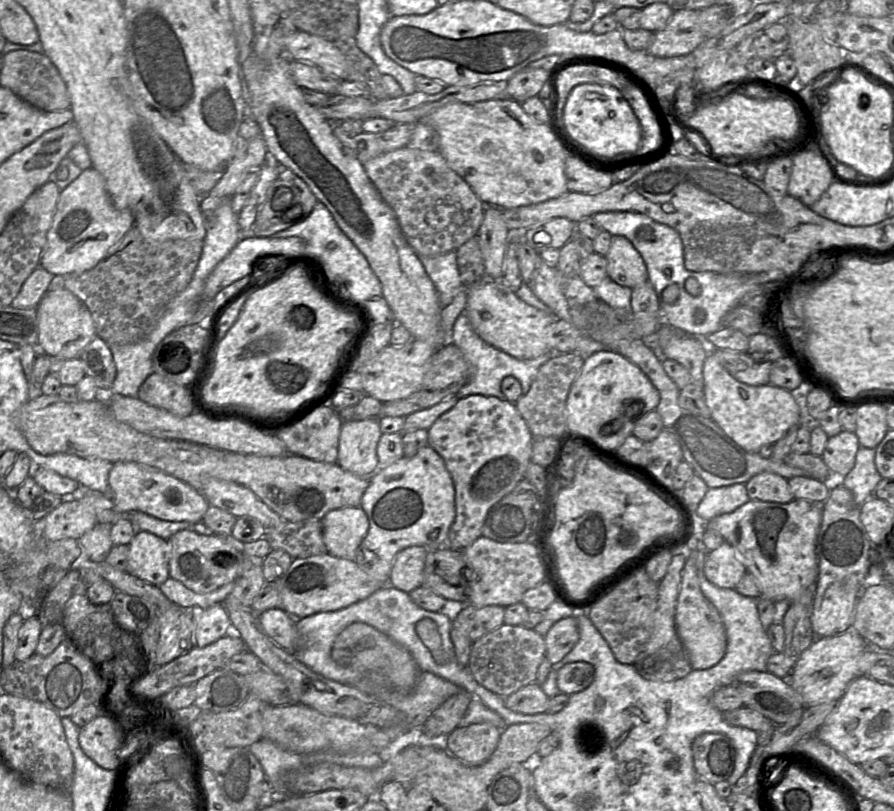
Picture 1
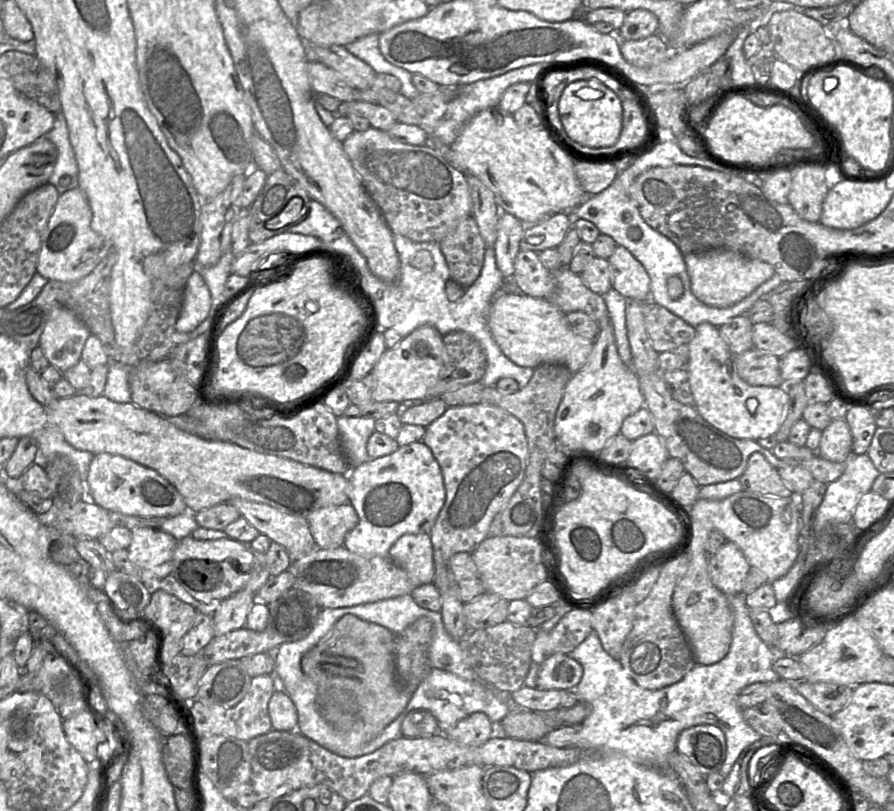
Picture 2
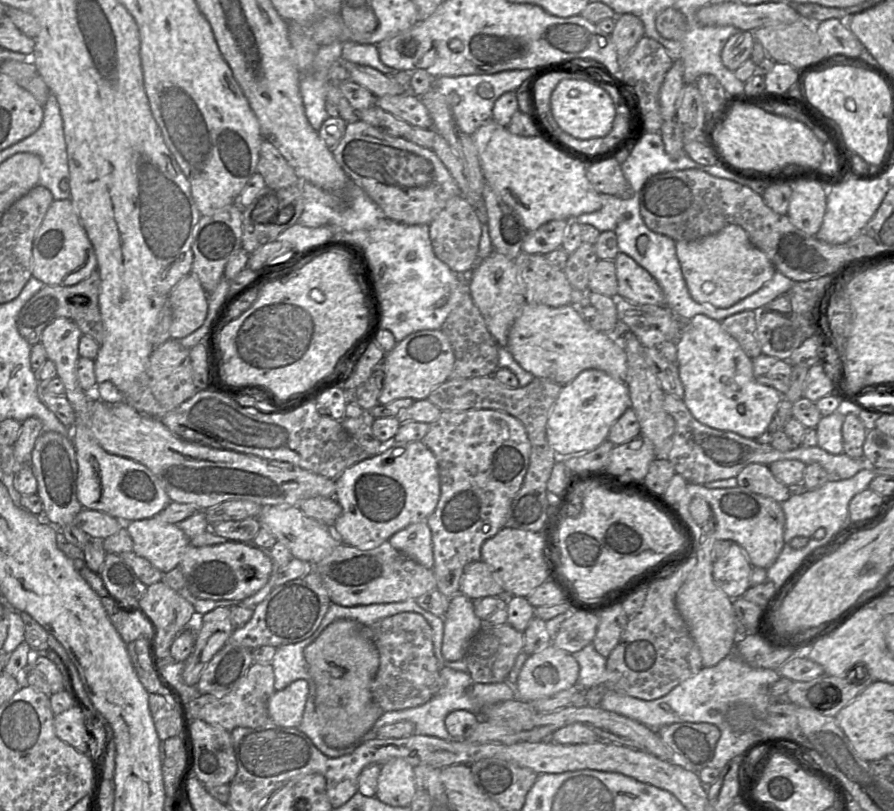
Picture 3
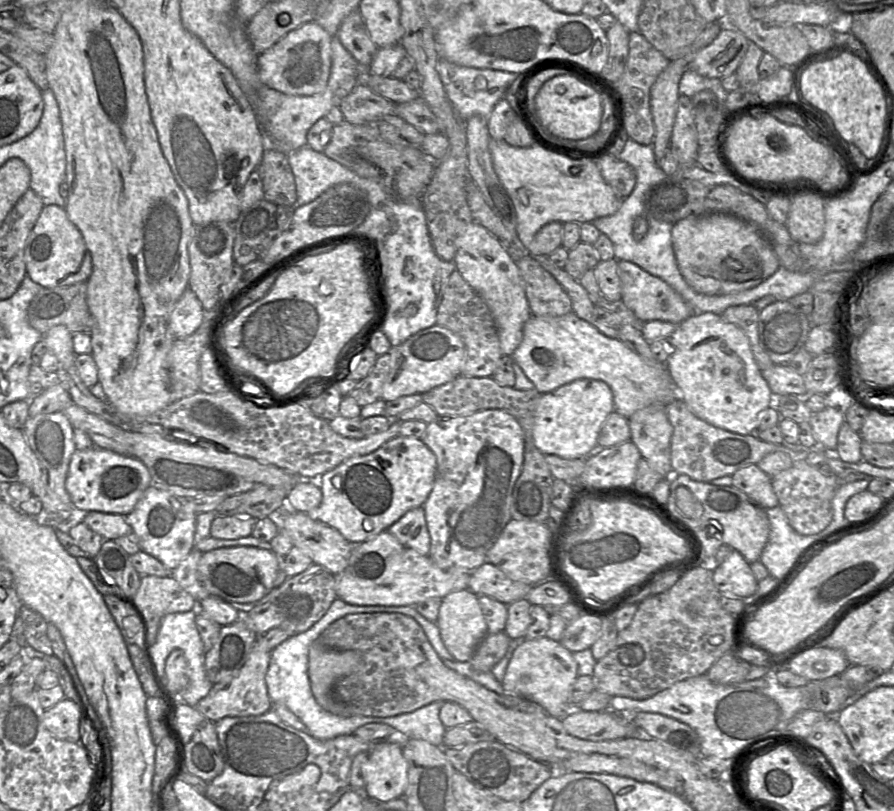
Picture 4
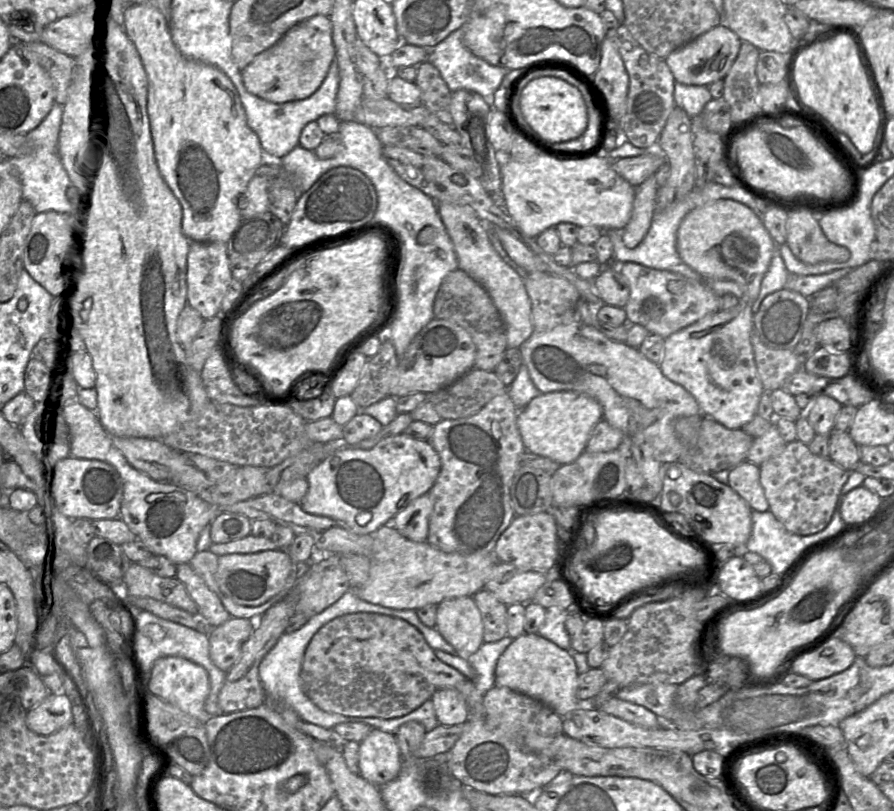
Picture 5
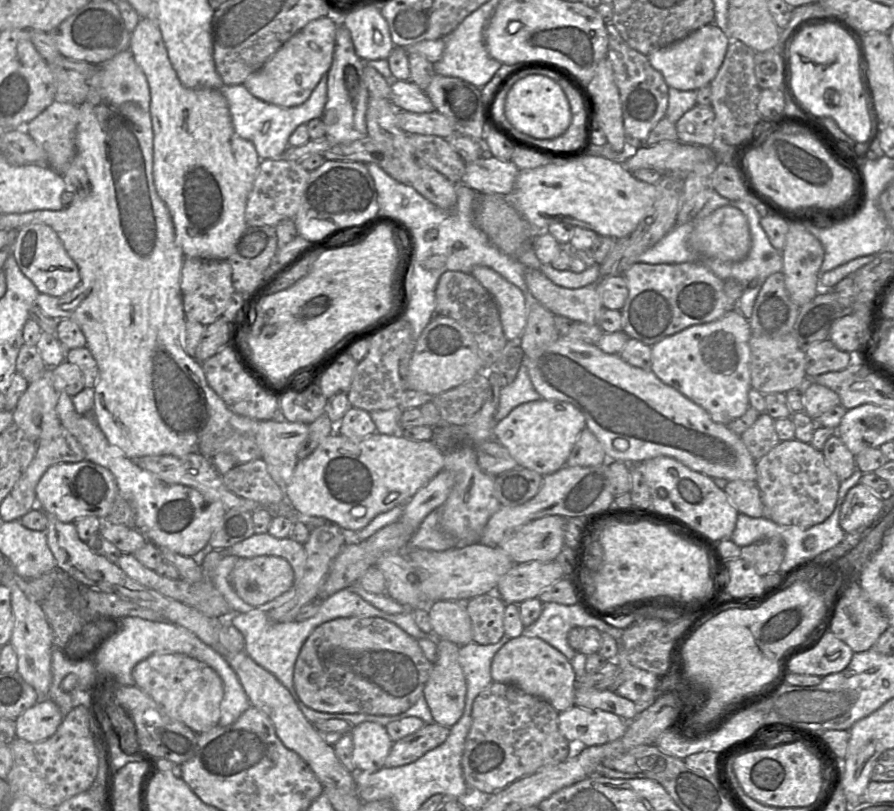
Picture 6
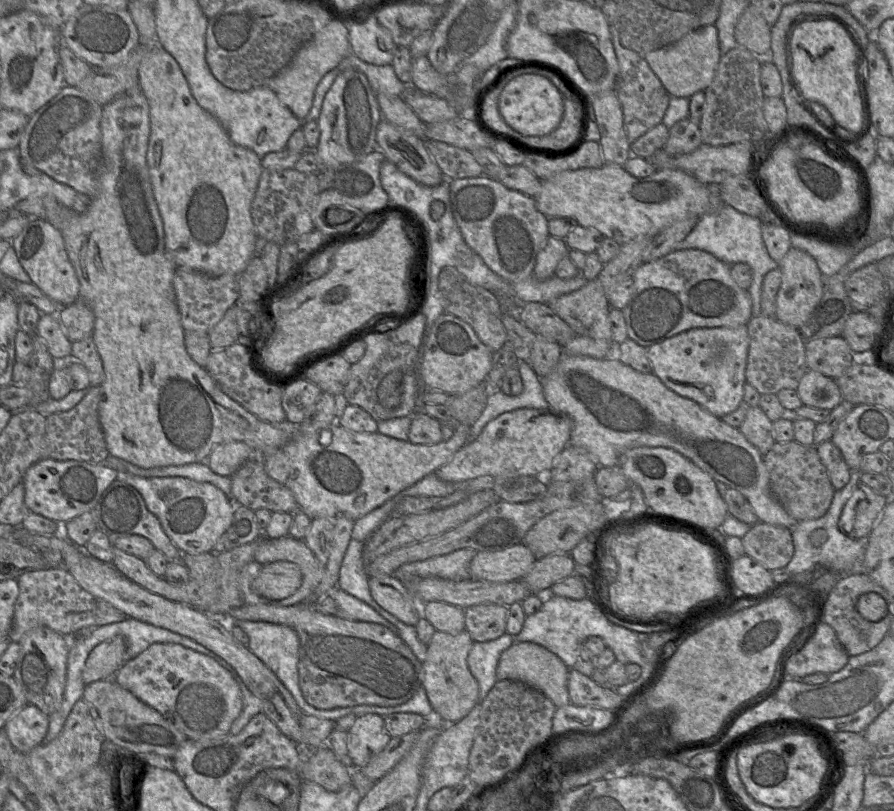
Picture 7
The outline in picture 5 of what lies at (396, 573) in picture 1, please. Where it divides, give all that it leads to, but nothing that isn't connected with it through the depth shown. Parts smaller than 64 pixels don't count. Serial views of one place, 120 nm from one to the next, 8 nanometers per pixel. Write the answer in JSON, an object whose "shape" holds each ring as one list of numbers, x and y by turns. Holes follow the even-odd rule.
{"shape":[[426,493,396,514,390,525,411,541,426,542,432,511,433,500,430,494]]}

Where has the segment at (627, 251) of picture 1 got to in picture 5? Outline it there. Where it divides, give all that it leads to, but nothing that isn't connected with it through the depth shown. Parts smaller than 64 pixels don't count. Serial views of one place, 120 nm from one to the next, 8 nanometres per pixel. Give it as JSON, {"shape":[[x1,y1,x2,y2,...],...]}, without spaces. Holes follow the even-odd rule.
{"shape":[[624,263,618,269,630,287,629,300,624,307,627,323,641,325,650,334,667,338,719,310,719,297,704,285,705,279,704,282,698,282,678,273,652,269,637,263]]}

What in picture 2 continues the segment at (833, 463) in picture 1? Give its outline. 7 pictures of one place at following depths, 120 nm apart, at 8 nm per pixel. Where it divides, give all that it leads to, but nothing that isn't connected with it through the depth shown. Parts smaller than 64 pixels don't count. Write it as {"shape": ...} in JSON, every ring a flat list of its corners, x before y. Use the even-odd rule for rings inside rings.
{"shape":[[834,419,822,431,817,454,832,462,846,463,852,456,852,435,845,419]]}

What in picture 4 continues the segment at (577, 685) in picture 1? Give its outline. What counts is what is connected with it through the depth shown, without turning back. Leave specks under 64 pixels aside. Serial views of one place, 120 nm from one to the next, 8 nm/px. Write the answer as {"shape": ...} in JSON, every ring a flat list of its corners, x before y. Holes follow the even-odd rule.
{"shape":[[547,637,534,640,522,639,509,661,502,687,505,693,532,700,546,713,562,720,572,710,569,692,577,677,578,665,573,654,560,642]]}

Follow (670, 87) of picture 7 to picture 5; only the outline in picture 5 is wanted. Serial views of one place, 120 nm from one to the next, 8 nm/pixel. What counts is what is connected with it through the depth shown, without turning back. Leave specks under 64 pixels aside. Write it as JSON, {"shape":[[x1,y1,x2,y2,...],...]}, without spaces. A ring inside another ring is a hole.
{"shape":[[719,24,693,41,675,50,664,60,675,81,684,85,709,86,724,79,731,69,740,50,742,40,728,27]]}

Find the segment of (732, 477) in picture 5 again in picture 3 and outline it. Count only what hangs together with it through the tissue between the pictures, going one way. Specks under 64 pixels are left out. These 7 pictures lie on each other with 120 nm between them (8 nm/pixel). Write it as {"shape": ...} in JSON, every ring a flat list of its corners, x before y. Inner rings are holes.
{"shape":[[751,463,743,468,736,477,739,487,769,497,783,503,792,495,792,489,778,481,769,465]]}

